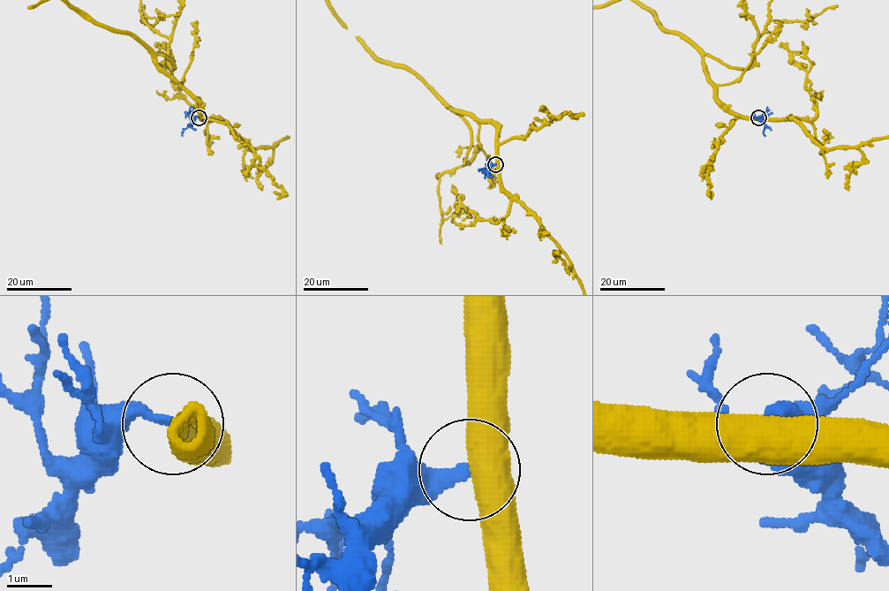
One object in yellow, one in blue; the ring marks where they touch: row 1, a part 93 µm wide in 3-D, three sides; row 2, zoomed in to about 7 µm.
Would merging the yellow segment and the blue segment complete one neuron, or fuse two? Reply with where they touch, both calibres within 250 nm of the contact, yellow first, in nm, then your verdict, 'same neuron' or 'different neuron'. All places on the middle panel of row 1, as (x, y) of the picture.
(495, 164) | 550/260 nm | different neuron

